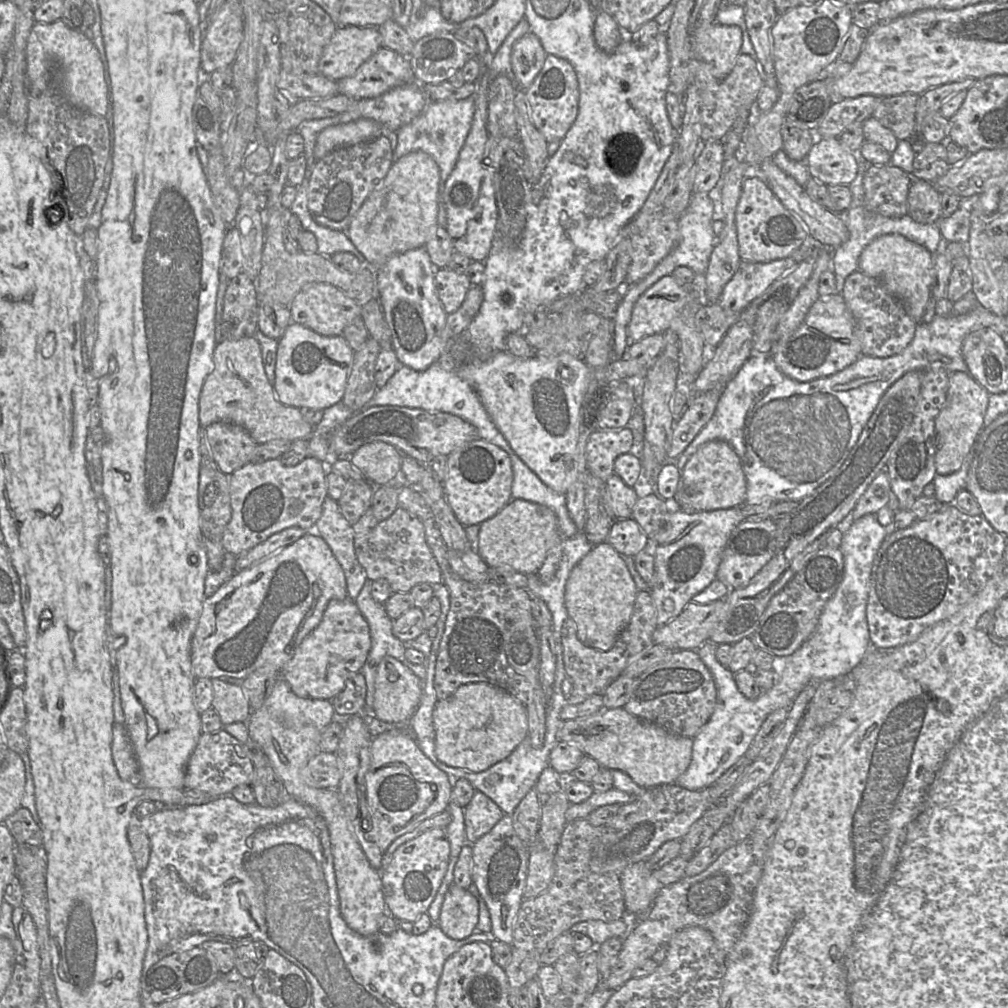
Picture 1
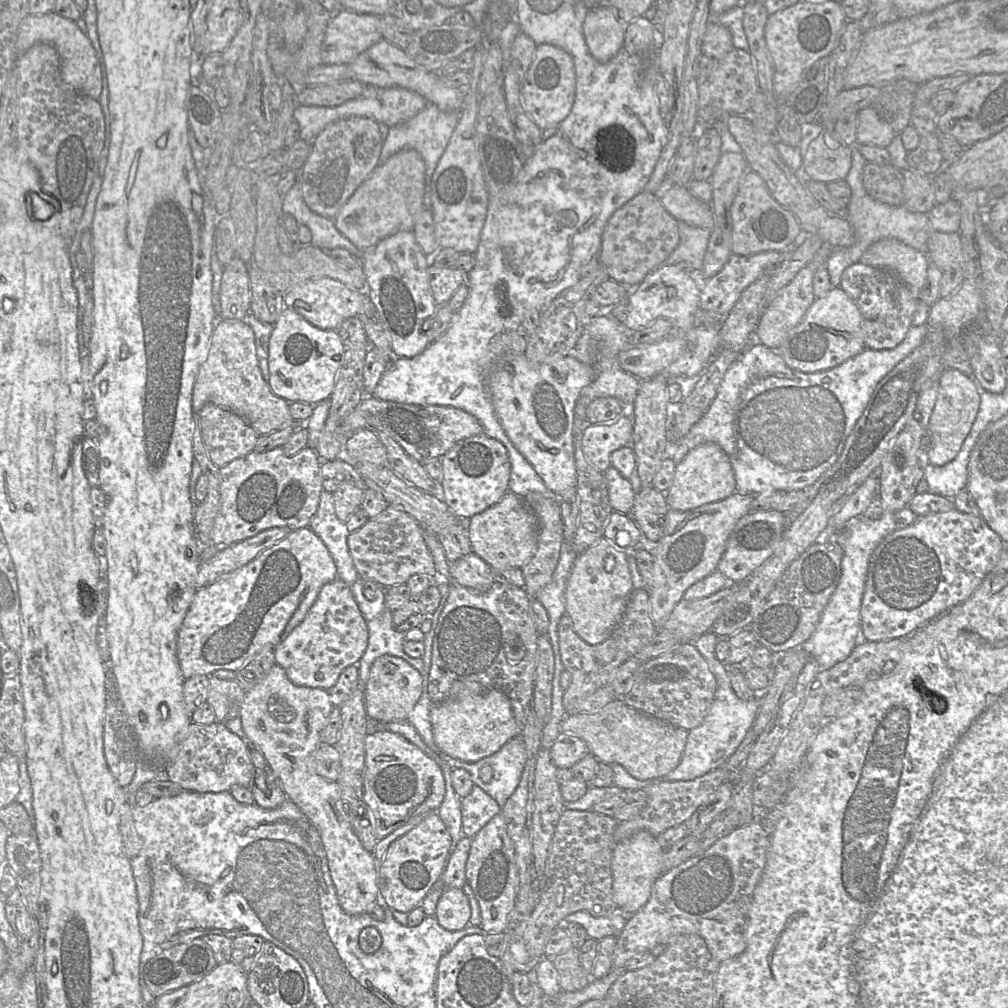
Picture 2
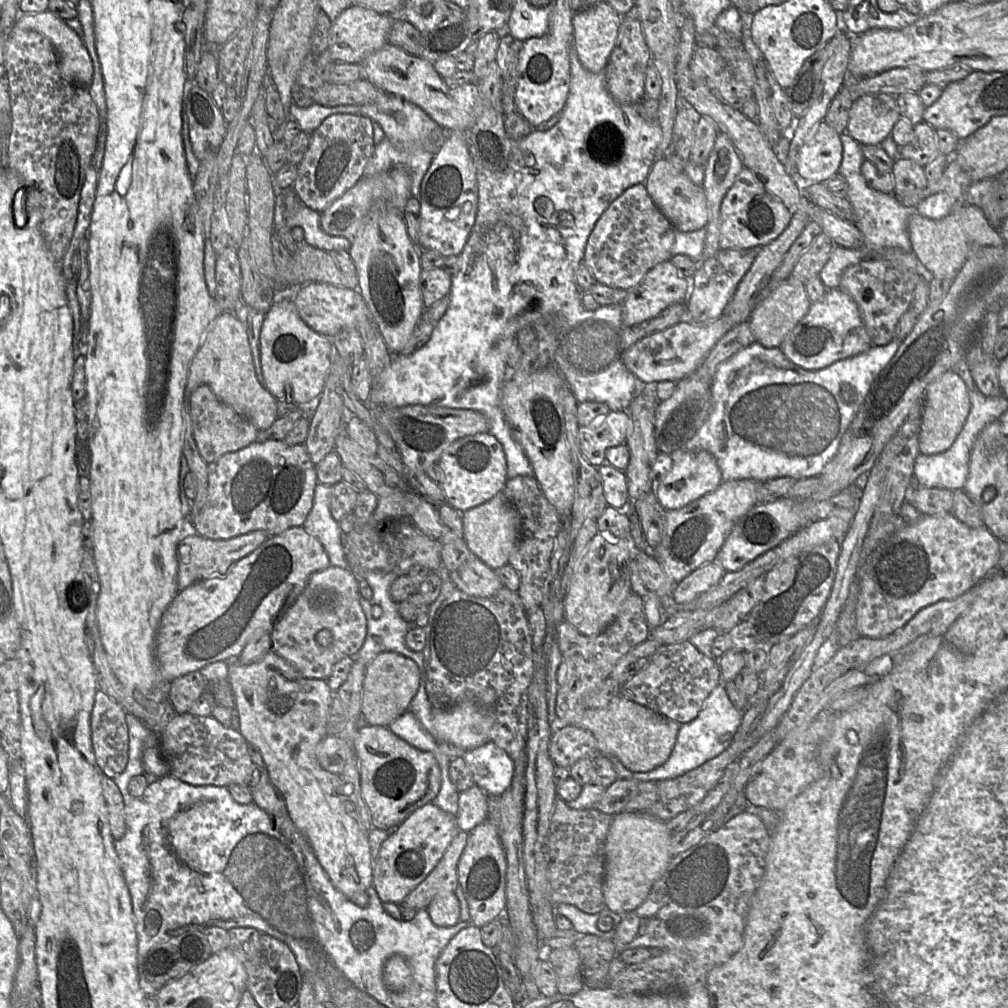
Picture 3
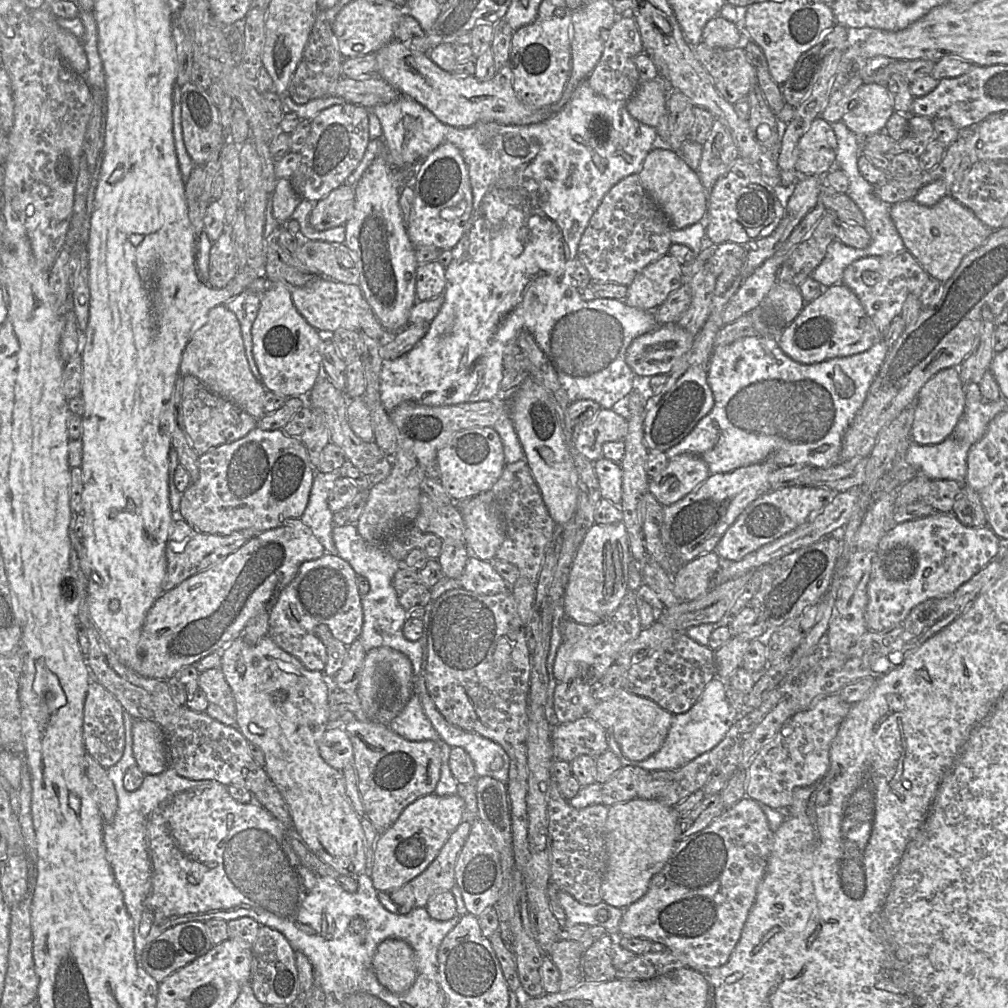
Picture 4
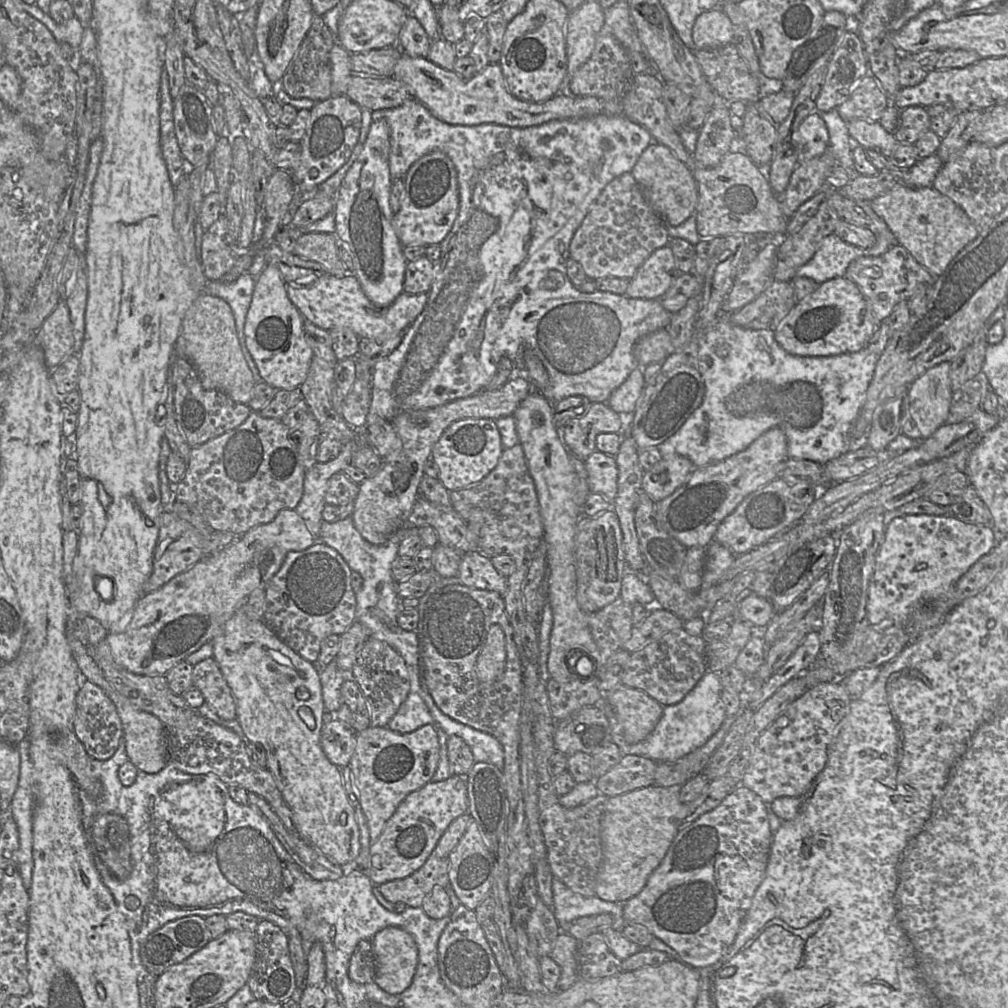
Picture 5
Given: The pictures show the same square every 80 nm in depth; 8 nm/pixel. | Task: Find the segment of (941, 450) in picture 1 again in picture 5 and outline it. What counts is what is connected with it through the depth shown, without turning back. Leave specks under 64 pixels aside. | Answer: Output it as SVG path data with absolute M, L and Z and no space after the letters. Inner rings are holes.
M942 362L928 369L908 386L901 404L901 434L922 441L932 436L946 423L953 394L949 374L950 363Z

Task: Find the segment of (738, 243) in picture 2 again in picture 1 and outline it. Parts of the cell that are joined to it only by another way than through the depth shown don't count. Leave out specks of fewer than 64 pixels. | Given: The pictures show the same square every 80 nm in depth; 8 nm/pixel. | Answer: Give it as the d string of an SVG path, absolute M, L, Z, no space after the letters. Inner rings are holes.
M744 178L735 211L738 251L743 261L765 263L792 255L809 236L806 228L787 210L764 180Z

